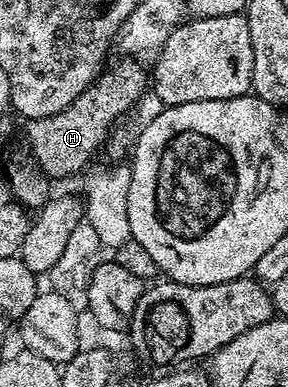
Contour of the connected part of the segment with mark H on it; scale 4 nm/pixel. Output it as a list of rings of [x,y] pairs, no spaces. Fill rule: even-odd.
[[[122,59],[119,65],[111,64],[72,103],[56,115],[48,115],[39,121],[27,124],[26,137],[30,140],[33,160],[50,179],[70,177],[78,173],[98,153],[98,148],[110,137],[114,124],[133,110],[148,92],[148,69],[138,59]],[[111,68],[111,69],[110,69]],[[110,69],[110,70],[109,70]]]

